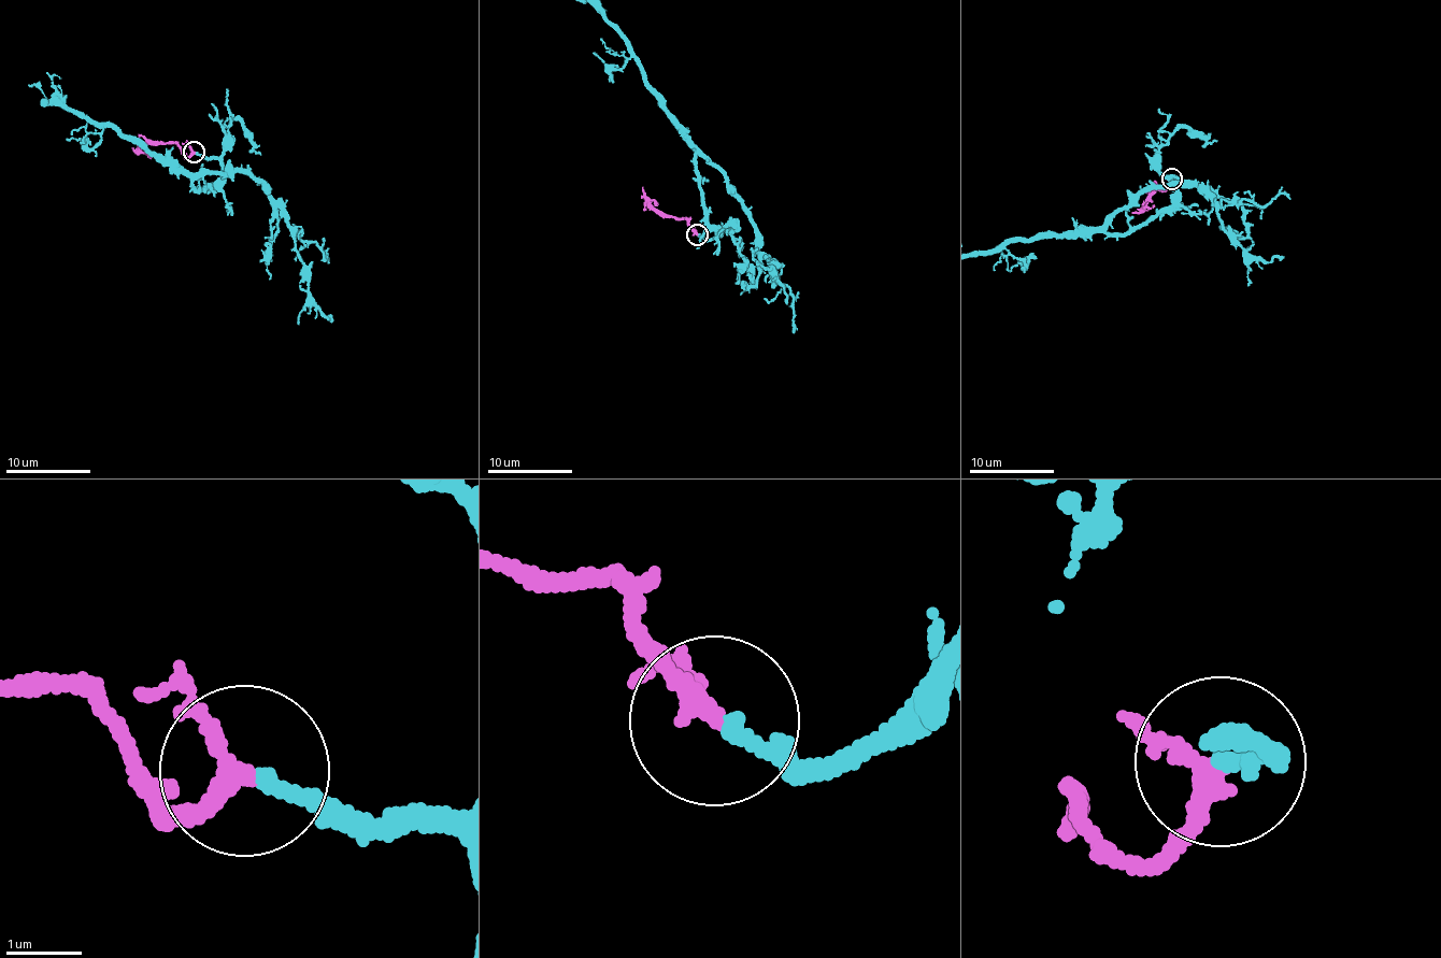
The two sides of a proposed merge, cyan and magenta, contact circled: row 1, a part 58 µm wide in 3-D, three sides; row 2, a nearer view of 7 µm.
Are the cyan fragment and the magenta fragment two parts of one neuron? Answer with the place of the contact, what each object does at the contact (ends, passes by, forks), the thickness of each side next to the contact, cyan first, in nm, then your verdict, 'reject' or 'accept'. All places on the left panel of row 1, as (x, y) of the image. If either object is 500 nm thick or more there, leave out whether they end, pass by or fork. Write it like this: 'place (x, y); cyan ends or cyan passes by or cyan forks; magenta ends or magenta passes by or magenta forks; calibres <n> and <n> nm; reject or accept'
place (194, 152); cyan ends; magenta passes by; calibres 200 and 240 nm; accept

